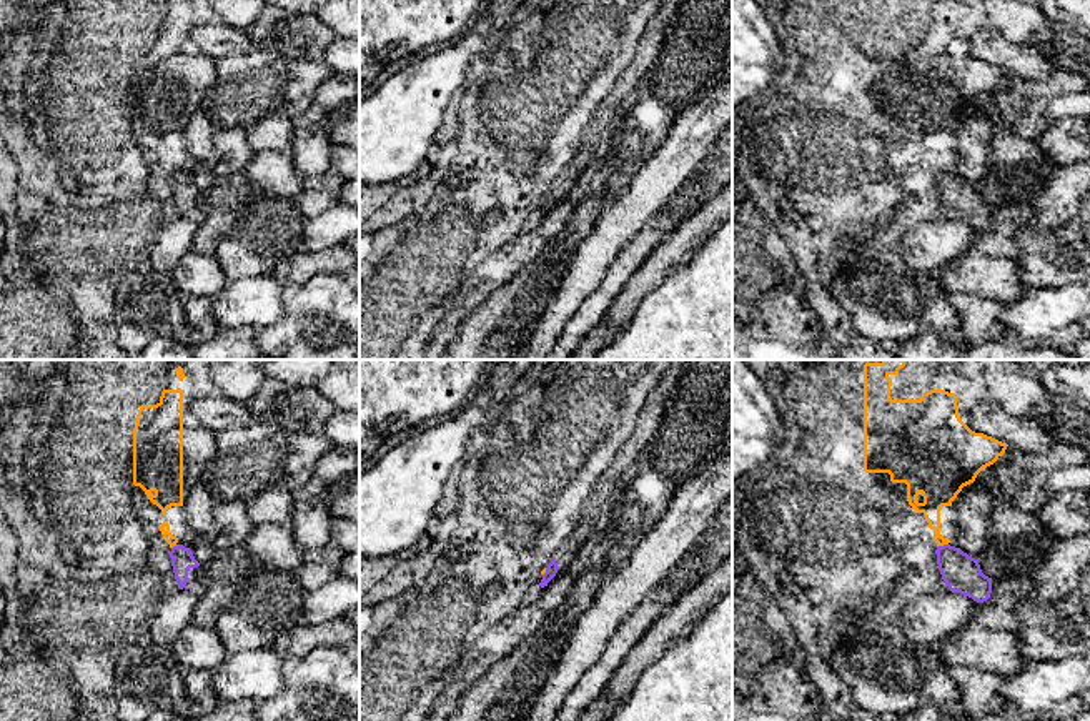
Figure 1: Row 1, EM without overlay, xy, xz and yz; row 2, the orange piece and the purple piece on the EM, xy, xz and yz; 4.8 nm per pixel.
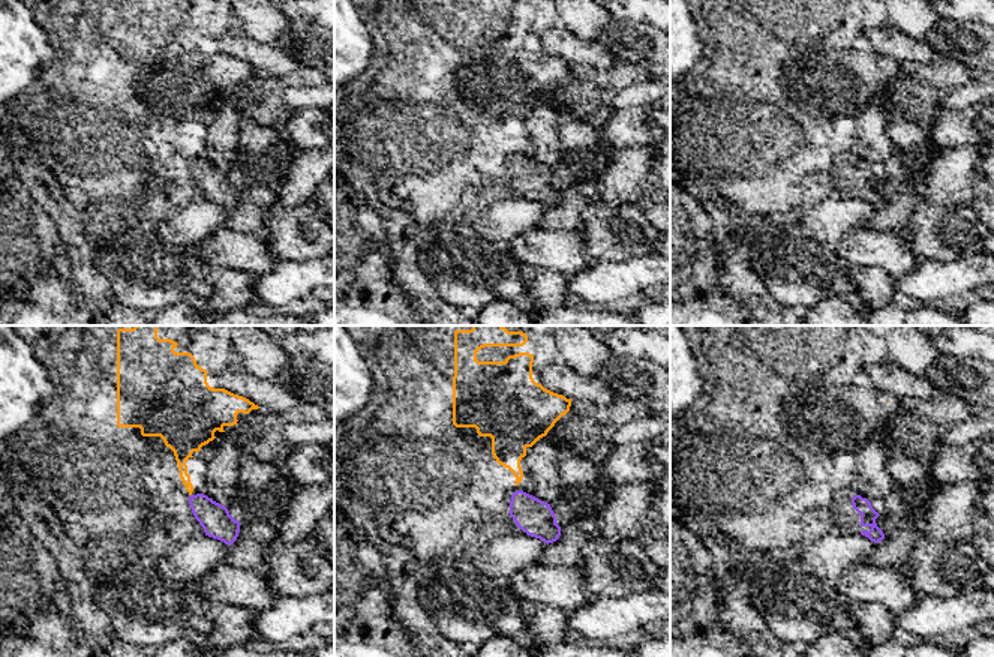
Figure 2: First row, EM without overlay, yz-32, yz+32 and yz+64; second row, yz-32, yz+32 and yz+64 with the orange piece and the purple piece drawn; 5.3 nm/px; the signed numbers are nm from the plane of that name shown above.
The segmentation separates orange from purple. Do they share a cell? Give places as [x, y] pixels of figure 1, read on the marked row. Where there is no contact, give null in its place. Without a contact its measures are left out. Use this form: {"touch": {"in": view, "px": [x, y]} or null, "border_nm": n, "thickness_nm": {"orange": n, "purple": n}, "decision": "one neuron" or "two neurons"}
{"touch": {"in": "yz", "px": [942, 545]}, "border_nm": 60, "thickness_nm": {"orange": 140, "purple": 180}, "decision": "two neurons"}

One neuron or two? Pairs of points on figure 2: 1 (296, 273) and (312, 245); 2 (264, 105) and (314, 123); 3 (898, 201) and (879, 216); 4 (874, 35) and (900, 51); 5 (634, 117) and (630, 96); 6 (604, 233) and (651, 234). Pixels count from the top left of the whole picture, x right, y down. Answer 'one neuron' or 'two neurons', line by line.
1: two neurons
2: two neurons
3: one neuron
4: one neuron
5: two neurons
6: one neuron

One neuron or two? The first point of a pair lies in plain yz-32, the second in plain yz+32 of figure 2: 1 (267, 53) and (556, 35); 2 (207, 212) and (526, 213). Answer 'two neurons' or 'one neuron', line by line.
1: one neuron
2: one neuron

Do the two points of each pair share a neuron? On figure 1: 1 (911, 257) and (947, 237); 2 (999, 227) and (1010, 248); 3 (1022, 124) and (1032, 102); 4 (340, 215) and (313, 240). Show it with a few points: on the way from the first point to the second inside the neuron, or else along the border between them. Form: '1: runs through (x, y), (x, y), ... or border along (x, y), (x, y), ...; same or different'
1: runs through (919, 250), (939, 243); same
2: runs through (1000, 232), (1000, 238), (1005, 243); same
3: runs through (1024, 119), (1027, 107); same
4: runs through (333, 222), (320, 233); same

